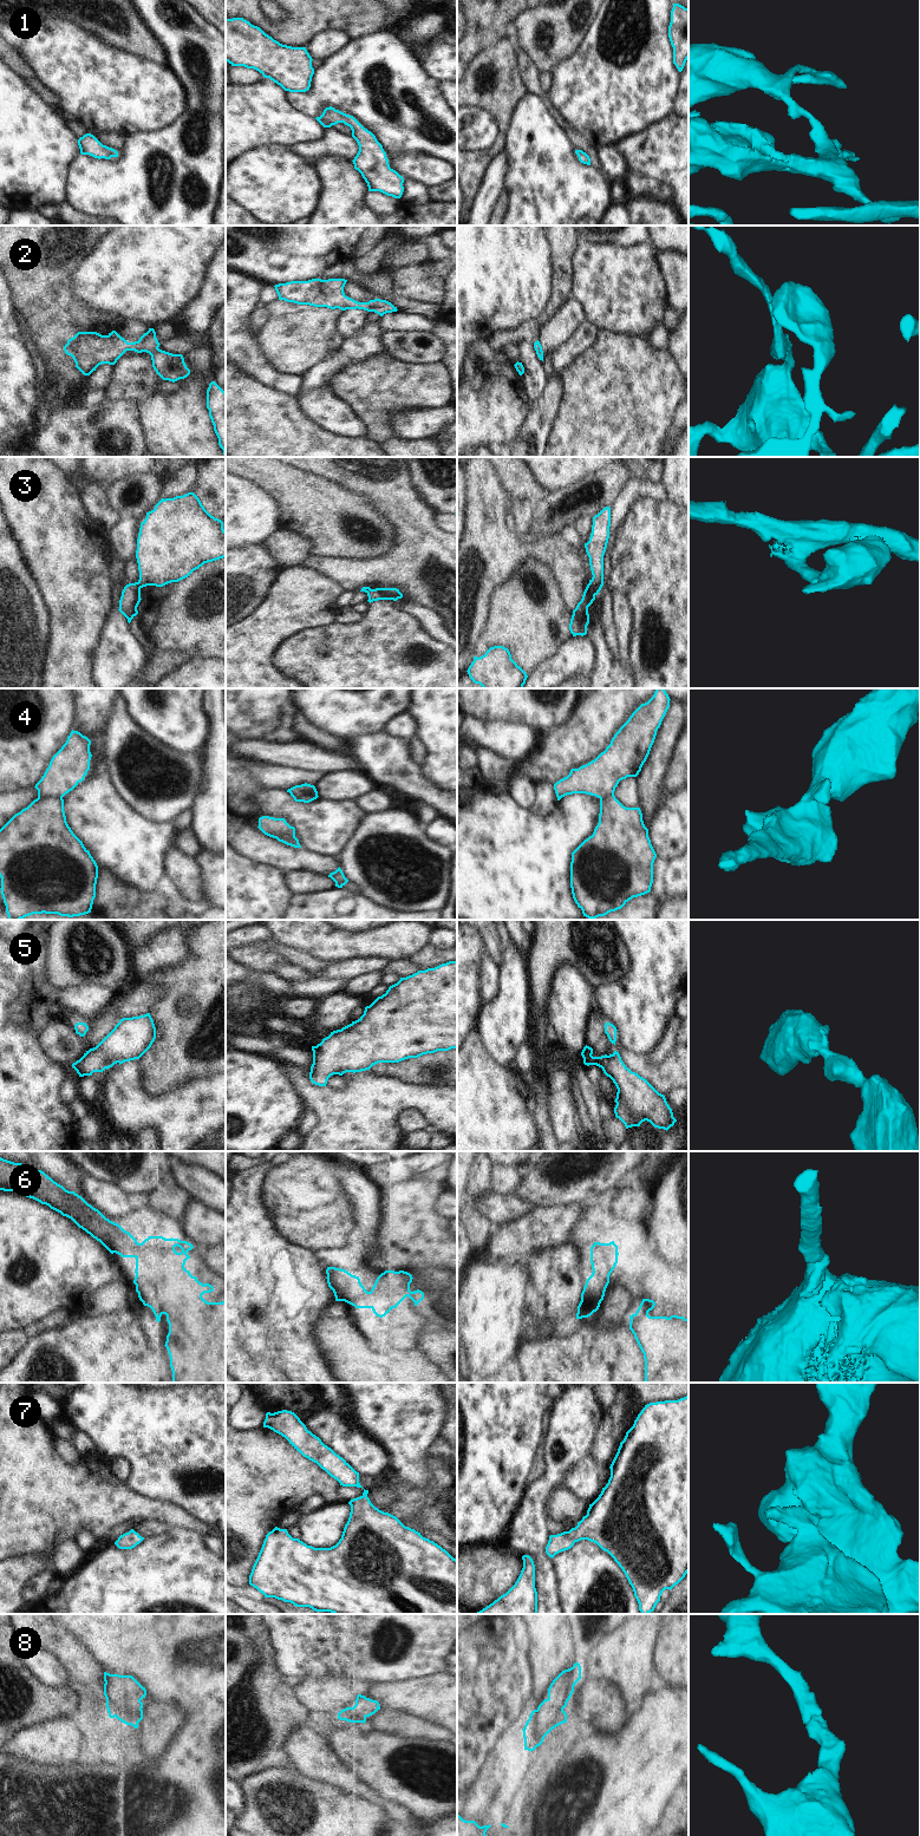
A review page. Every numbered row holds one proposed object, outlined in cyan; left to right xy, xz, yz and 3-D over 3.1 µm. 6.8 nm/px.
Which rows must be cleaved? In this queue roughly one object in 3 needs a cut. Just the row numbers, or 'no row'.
3, 4

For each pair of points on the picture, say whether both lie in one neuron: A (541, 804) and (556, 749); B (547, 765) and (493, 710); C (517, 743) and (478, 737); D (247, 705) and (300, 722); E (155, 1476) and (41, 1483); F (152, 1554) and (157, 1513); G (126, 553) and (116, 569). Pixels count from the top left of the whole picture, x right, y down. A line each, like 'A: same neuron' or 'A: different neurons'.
A: different neurons
B: different neurons
C: same neuron
D: different neurons
E: different neurons
F: different neurons
G: different neurons

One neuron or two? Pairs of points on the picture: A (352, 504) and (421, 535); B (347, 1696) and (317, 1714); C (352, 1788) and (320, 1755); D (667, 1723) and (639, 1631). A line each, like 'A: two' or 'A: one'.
A: two
B: one
C: one
D: two

